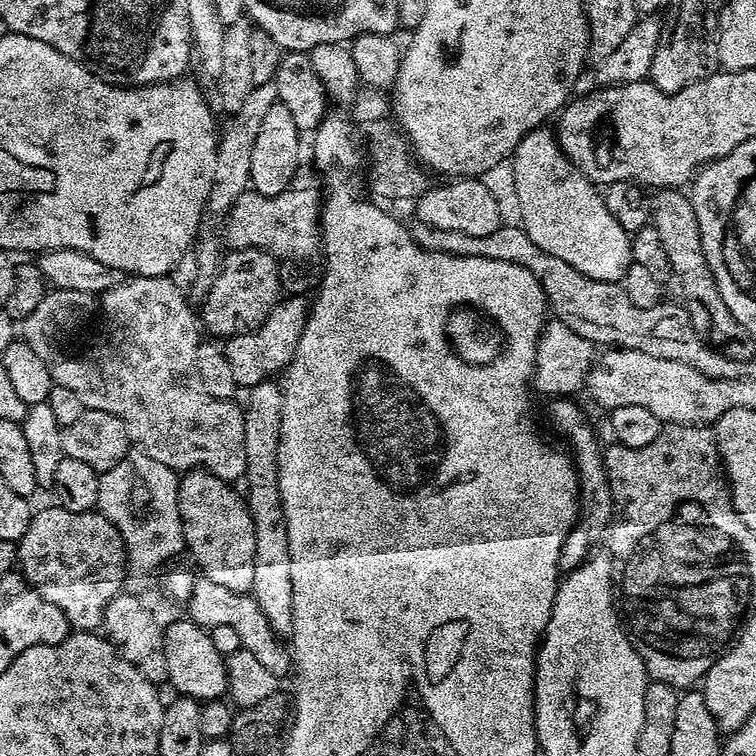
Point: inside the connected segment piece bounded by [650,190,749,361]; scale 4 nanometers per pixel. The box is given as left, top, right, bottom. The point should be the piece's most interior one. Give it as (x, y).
(672, 215)

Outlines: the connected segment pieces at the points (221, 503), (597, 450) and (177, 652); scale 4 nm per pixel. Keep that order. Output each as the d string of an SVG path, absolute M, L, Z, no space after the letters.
M194 468L183 473L179 477L177 490L178 513L181 514L187 555L196 559L199 571L210 578L210 582L218 582L218 586L226 586L226 590L251 593L254 582L254 522L245 497L236 494L229 481L210 474L205 468Z
M556 398L549 403L552 405L548 408L548 416L552 419L553 426L568 439L569 446L567 445L567 447L570 449L570 459L575 465L576 478L580 482L580 495L578 497L579 527L570 536L571 563L573 565L583 564L593 549L592 540L598 539L599 536L601 539L601 528L609 523L613 500L613 494L608 485L608 475L604 472L602 444L596 441L595 430L588 425L583 410L575 404L576 402L572 398Z
M187 618L165 623L163 630L167 683L172 684L173 693L201 702L221 699L228 690L226 658L214 647L211 631Z

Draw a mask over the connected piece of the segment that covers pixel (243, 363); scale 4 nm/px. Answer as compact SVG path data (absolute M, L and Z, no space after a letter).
M292 294L281 299L280 303L274 306L274 310L270 310L262 326L258 326L253 332L243 332L237 336L227 337L223 341L226 364L230 366L234 382L241 389L247 390L258 386L266 378L275 377L287 369L294 358L296 347L302 338L302 330L308 321L310 304L304 299L305 297L300 294Z

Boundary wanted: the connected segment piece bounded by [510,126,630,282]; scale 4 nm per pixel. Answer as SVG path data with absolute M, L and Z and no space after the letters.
M547 127L535 128L530 134L518 142L512 151L510 165L512 164L512 188L516 191L516 204L520 207L520 220L524 233L546 254L554 258L562 258L574 270L592 280L623 281L630 263L630 236L614 222L610 210L606 210L603 195L598 191L597 185L586 179L569 160L564 157L564 151L557 143L555 135L547 132Z

